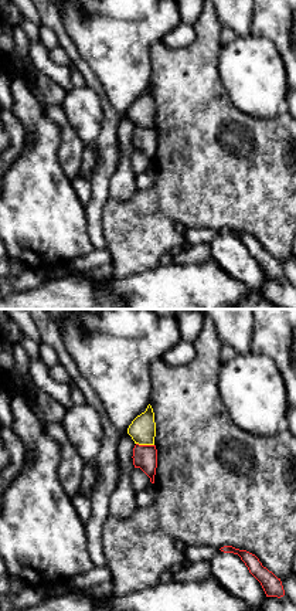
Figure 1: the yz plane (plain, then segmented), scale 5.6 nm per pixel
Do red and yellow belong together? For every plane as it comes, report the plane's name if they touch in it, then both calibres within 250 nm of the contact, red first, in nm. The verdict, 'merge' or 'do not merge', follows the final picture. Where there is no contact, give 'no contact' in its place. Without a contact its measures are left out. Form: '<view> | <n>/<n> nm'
yz | 140/150 nm

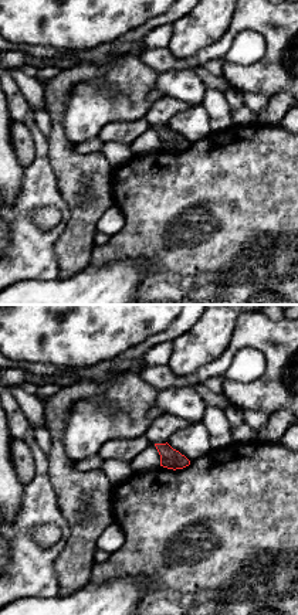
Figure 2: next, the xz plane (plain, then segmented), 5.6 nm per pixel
no contact

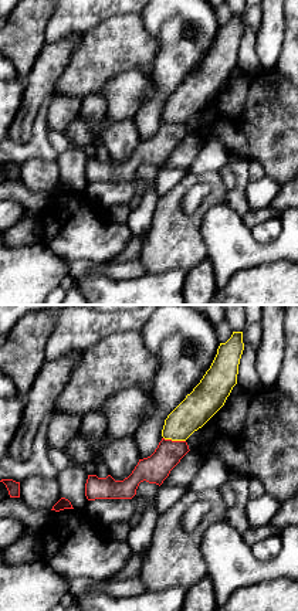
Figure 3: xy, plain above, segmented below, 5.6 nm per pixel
xy | 160/180 nm

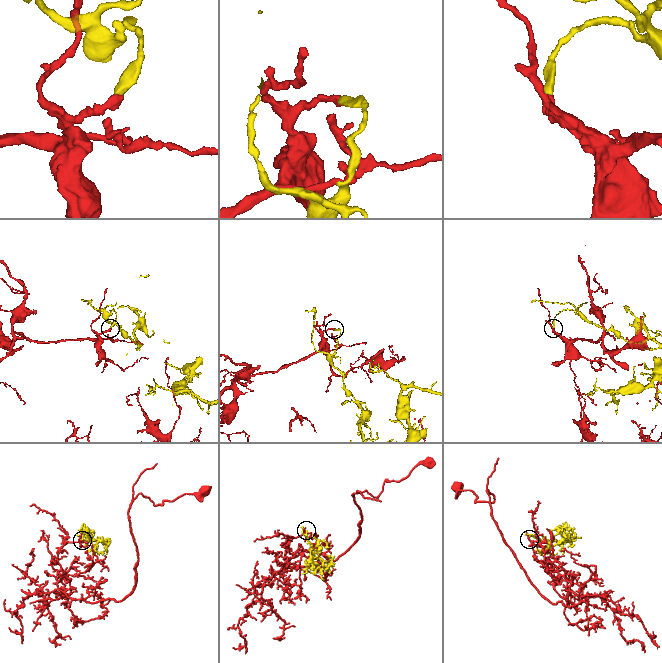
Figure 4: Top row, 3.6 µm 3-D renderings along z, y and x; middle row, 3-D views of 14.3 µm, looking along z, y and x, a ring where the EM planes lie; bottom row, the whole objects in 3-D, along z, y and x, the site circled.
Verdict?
do not merge

